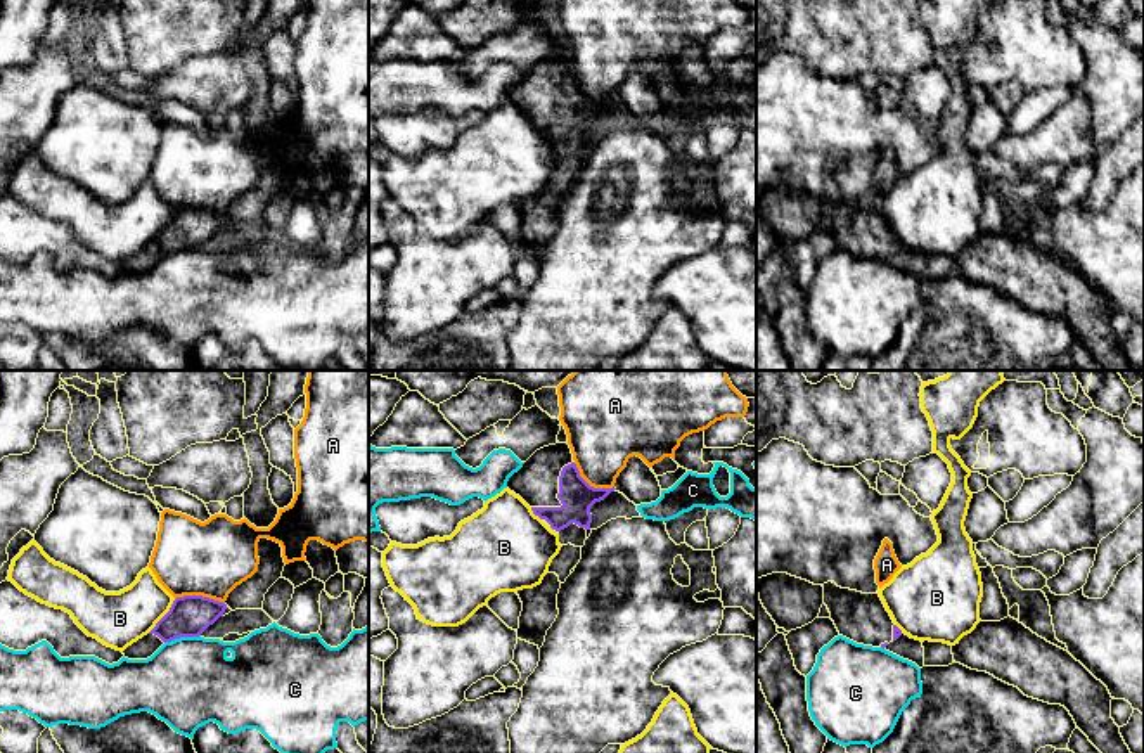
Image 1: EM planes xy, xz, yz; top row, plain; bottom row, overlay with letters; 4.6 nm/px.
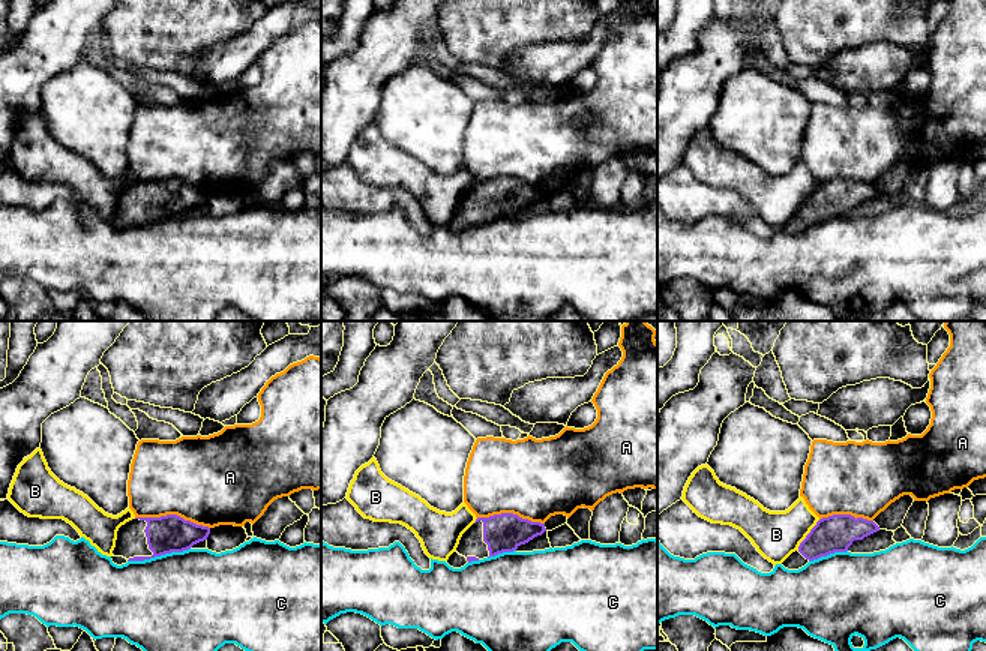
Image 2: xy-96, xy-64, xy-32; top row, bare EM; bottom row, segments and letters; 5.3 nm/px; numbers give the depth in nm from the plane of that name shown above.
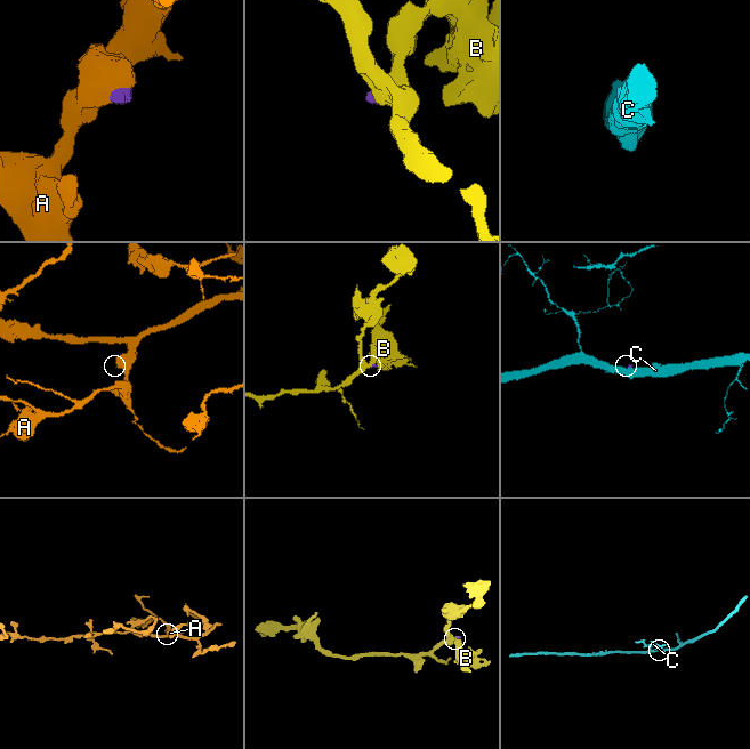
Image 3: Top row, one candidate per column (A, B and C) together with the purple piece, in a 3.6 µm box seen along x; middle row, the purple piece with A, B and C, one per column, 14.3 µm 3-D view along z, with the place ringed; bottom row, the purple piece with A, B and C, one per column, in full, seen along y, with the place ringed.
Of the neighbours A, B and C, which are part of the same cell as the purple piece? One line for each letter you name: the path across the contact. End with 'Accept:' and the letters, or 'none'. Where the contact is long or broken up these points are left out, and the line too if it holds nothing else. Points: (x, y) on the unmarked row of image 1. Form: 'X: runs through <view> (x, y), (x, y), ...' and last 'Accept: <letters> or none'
Accept: none

